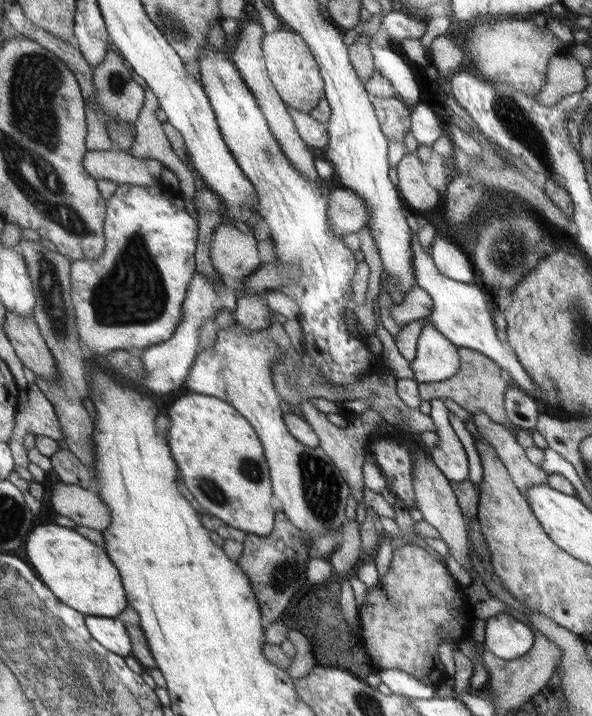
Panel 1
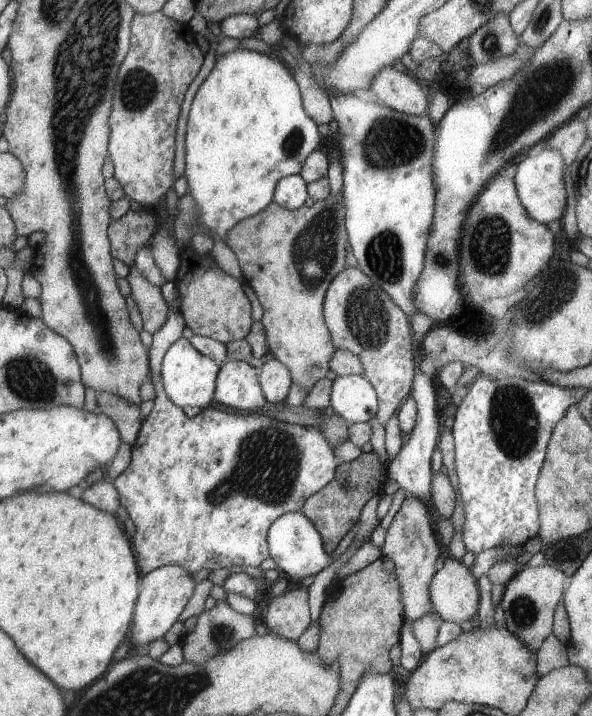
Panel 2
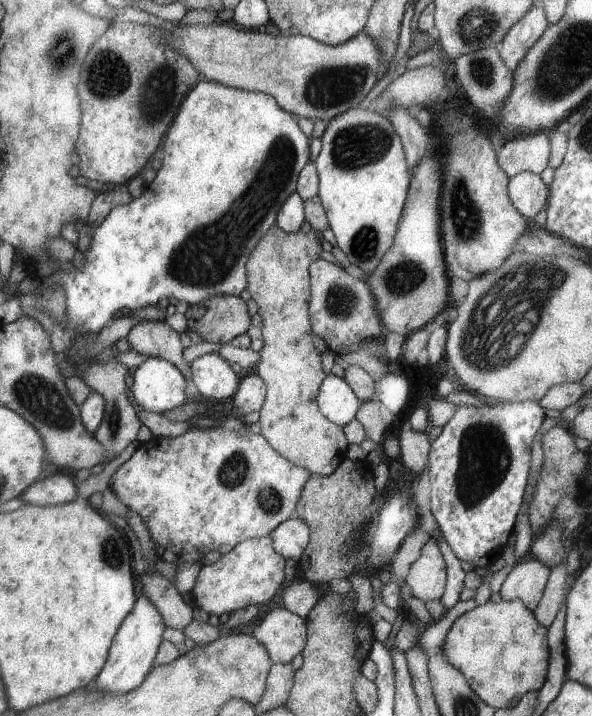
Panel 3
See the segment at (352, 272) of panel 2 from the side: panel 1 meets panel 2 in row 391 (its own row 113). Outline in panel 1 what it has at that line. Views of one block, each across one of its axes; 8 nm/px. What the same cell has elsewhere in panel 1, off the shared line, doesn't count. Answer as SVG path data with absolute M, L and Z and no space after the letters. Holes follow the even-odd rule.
M370 95L374 104L378 122L382 124L383 134L387 140L403 142L403 134L409 132L409 110L405 103L395 100L395 97L377 97Z

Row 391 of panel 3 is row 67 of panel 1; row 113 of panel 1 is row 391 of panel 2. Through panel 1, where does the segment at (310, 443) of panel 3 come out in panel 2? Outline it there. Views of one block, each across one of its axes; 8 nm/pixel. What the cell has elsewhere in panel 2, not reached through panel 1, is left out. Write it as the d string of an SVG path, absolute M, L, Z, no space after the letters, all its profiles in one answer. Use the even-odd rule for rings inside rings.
M329 193L323 200L313 201L313 205L303 205L295 210L287 210L275 202L267 204L257 214L240 220L225 234L222 241L235 254L245 283L256 294L263 310L261 324L264 326L267 350L273 358L283 362L291 374L292 384L297 384L301 390L309 392L317 380L325 376L329 370L333 341L330 331L323 320L323 296L331 280L345 266L345 228L343 228L343 194L338 197Z

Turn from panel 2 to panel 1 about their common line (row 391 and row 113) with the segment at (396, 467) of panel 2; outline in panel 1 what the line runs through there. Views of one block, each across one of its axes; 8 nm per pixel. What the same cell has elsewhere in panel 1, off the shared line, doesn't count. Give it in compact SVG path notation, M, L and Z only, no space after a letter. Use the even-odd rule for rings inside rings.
M422 102L411 109L411 134L418 144L431 147L439 136L446 134L444 126L435 113Z

